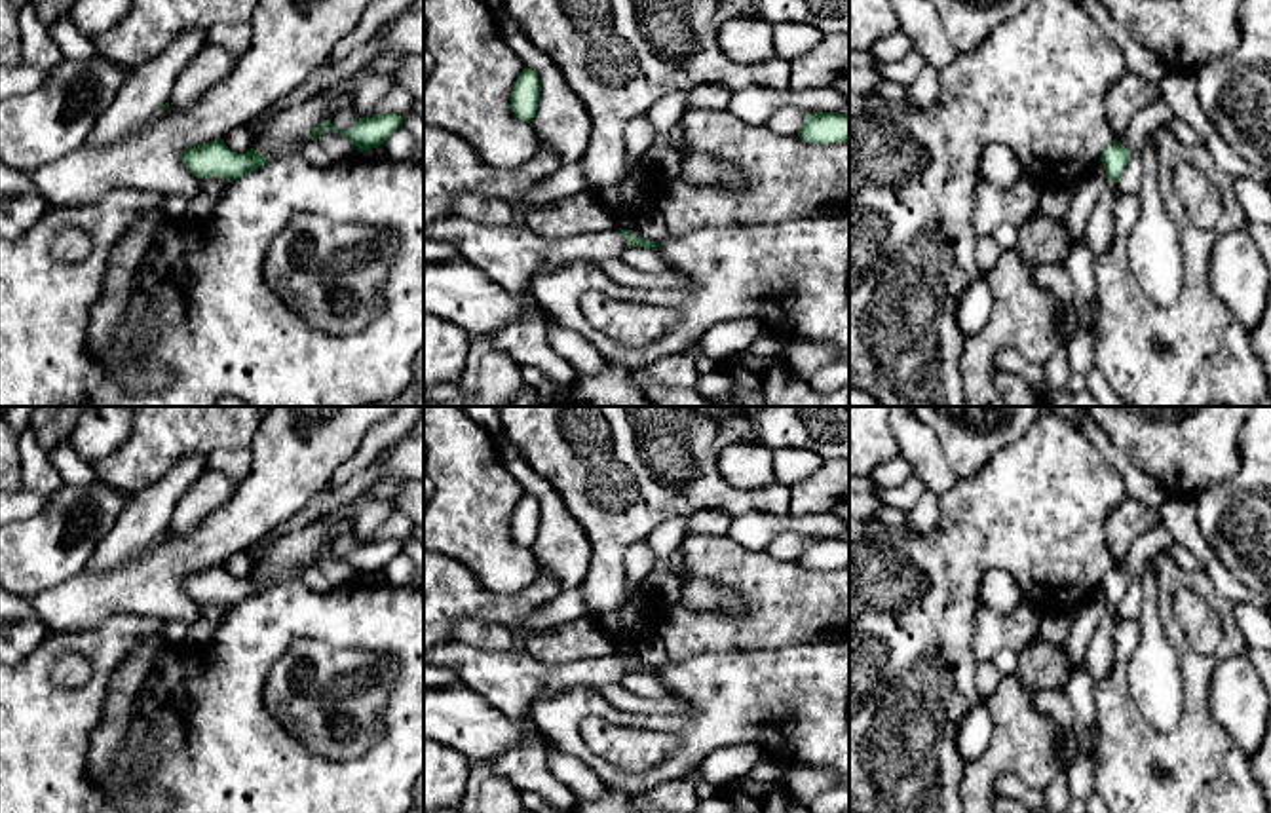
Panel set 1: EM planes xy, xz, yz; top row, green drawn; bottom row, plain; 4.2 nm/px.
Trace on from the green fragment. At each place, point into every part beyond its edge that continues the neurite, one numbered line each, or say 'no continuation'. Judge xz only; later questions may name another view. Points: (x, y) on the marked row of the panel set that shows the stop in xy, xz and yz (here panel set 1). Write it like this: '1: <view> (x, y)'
no continuation

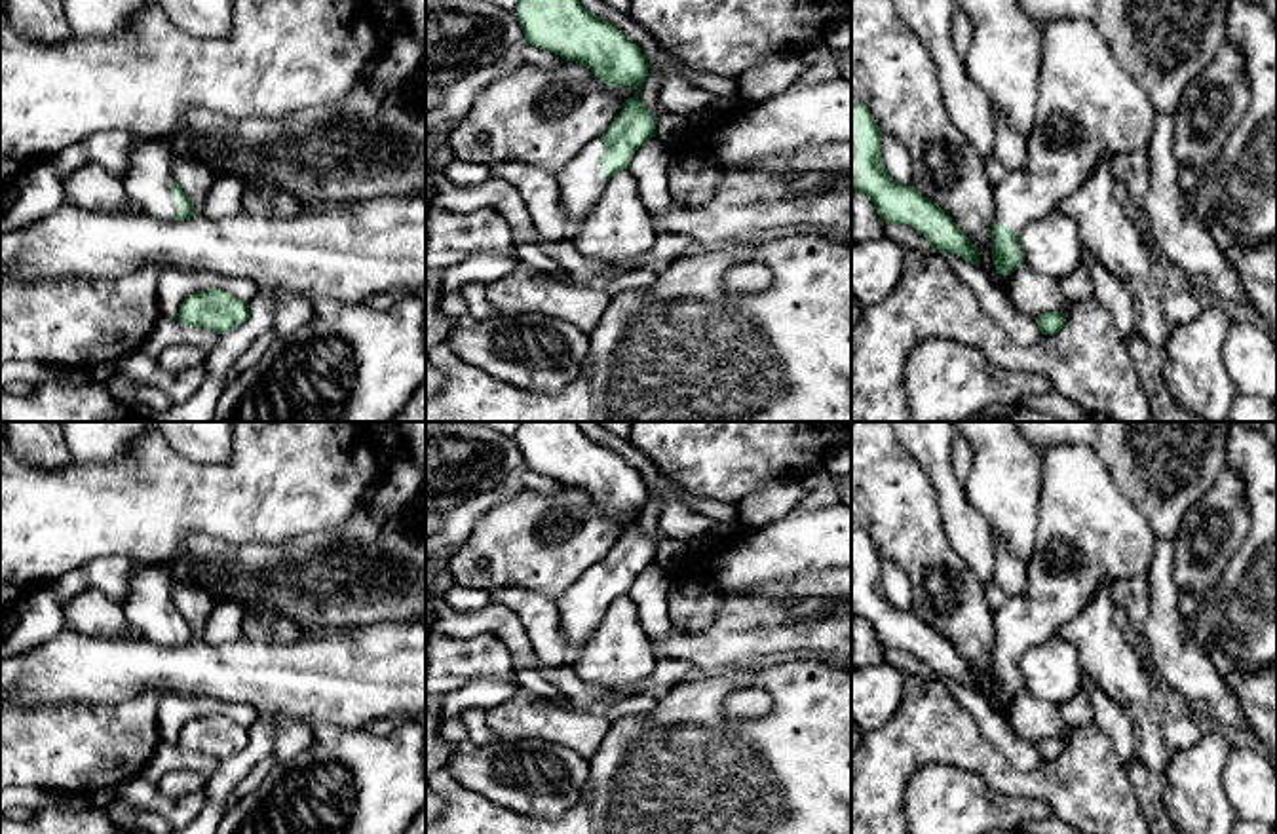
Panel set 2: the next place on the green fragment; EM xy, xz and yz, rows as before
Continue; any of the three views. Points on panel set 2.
1: xz (580, 183)

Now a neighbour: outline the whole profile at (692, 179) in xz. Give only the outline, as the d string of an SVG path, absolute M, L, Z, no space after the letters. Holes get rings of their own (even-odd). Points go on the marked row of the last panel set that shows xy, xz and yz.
M673 148L667 167L669 194L673 201L694 209L711 198L724 173L722 167L703 156Z

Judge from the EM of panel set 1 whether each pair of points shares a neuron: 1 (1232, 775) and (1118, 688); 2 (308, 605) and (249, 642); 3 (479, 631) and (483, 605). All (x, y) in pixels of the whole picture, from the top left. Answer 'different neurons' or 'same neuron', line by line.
1: same neuron
2: same neuron
3: different neurons

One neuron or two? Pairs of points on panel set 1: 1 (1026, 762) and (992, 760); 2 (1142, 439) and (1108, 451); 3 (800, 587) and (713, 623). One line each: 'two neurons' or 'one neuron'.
1: one neuron
2: two neurons
3: one neuron

